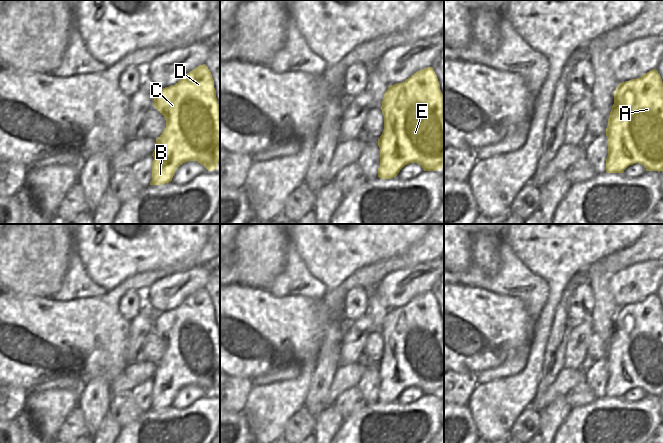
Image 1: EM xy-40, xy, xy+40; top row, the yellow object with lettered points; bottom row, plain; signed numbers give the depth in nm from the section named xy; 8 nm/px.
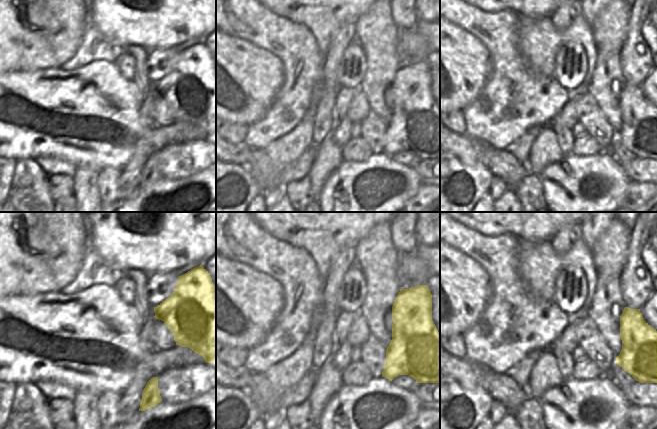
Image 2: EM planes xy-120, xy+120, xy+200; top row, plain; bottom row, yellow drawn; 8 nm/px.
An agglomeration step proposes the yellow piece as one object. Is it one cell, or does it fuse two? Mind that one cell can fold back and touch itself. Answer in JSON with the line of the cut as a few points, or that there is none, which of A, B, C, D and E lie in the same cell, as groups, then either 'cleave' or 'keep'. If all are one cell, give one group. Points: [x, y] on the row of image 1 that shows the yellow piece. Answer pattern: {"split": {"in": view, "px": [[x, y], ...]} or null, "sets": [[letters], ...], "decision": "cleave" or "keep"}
{"split": null, "sets": [["A", "B", "C", "D", "E"]], "decision": "keep"}

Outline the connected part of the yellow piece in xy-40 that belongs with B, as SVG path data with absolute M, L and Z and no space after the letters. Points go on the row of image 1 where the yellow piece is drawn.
M206 64L199 65L184 75L175 85L156 89L153 106L164 116L166 128L156 139L150 185L171 182L176 170L187 161L197 161L208 171L218 168L220 105L216 98L212 74Z

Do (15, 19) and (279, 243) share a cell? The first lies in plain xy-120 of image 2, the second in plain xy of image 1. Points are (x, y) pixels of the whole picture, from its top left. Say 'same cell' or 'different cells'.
same cell

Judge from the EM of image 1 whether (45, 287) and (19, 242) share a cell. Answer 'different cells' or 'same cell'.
same cell

